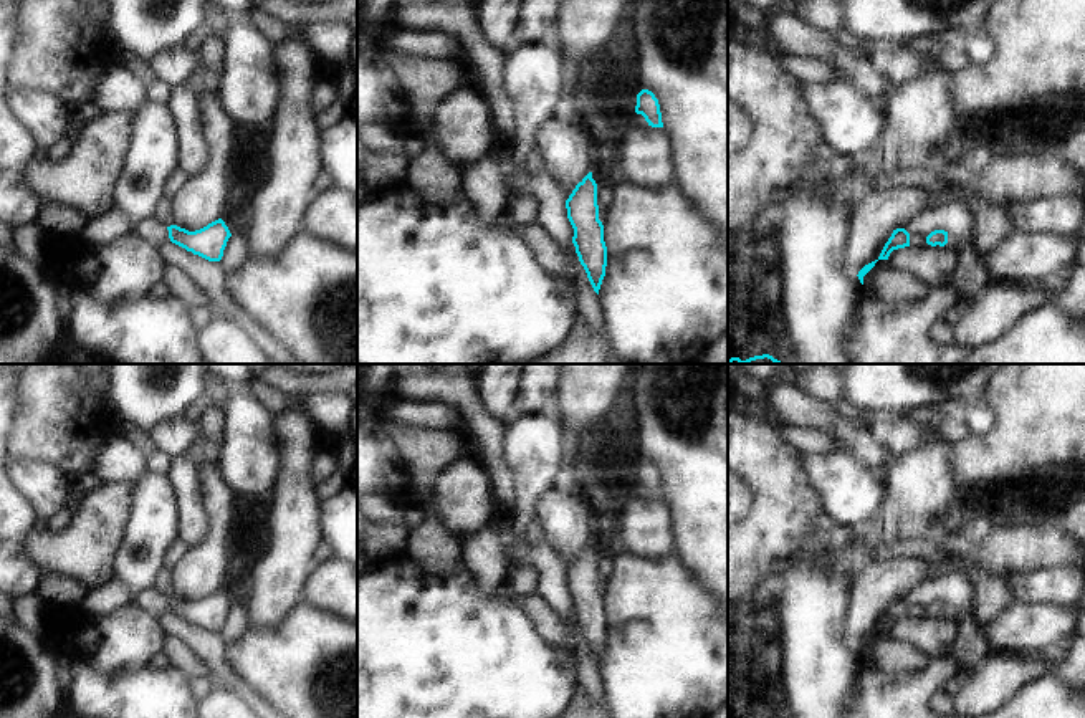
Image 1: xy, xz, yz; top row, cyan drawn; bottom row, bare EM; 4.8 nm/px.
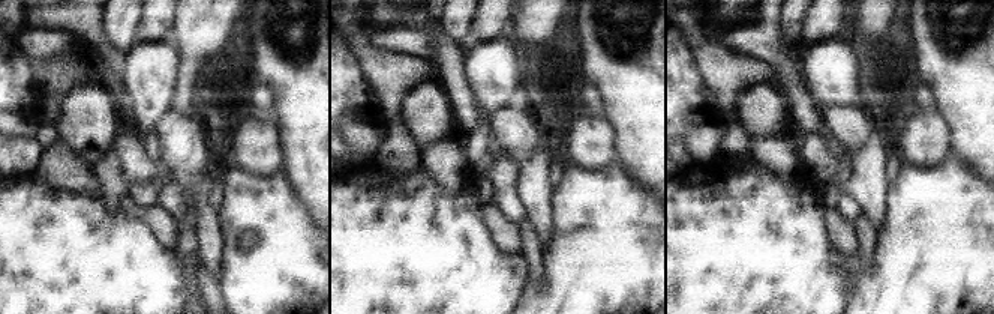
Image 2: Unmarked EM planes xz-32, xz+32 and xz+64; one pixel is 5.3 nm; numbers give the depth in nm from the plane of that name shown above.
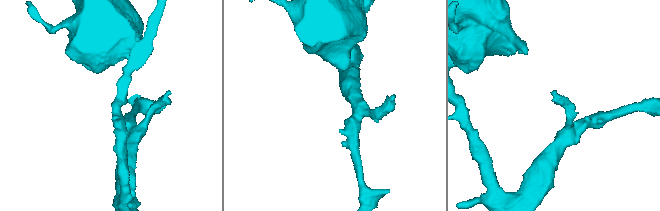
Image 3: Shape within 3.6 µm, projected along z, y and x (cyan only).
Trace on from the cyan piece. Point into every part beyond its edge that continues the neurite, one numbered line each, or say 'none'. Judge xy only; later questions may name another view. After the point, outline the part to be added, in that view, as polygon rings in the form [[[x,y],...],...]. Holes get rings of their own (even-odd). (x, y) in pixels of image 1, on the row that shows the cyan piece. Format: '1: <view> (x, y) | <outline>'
1: xy (162, 207) | [[[160,195],[154,207],[154,217],[165,227],[174,225],[174,217],[170,213],[170,199],[165,195]]]

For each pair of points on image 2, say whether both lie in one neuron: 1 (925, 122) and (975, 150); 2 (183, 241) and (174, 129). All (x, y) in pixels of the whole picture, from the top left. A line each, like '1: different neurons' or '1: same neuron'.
1: different neurons
2: same neuron

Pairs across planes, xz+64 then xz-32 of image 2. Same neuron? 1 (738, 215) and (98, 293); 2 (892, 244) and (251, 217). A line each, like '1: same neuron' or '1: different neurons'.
1: same neuron
2: same neuron

